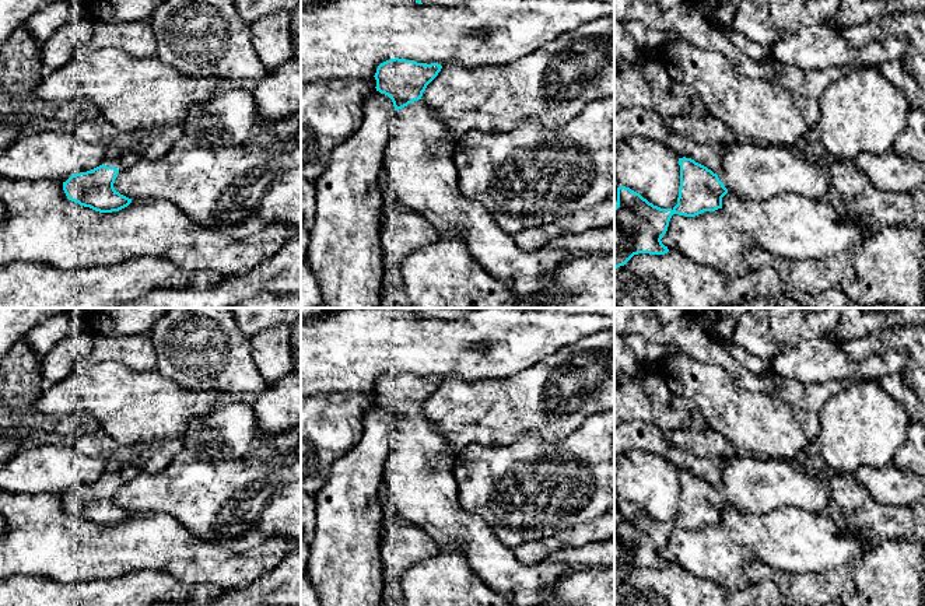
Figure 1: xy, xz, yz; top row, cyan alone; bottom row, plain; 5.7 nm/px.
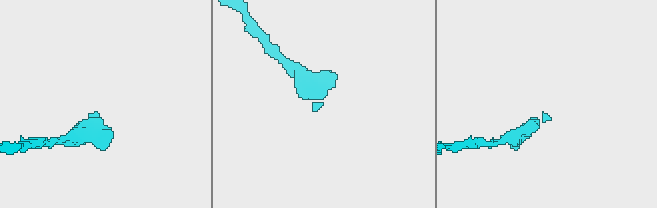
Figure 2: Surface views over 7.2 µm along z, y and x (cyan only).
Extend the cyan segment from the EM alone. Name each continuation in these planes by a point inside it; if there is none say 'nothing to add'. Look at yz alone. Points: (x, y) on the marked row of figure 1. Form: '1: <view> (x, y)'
1: yz (756, 171)

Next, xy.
1: xy (116, 157)

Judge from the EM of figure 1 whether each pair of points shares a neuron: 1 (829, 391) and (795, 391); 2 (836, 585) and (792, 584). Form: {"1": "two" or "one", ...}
{"1": "one", "2": "one"}

